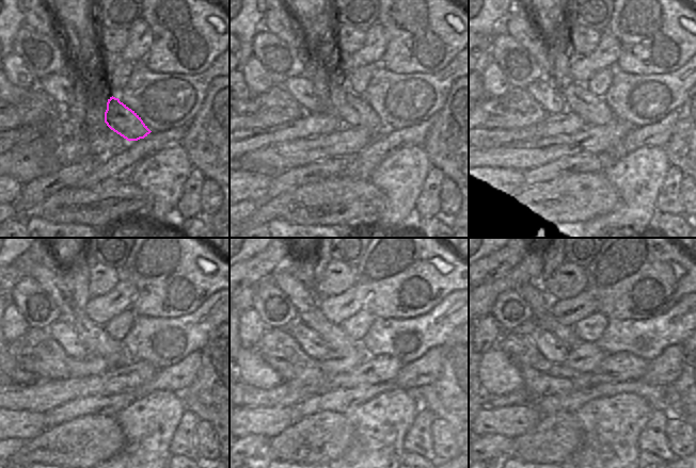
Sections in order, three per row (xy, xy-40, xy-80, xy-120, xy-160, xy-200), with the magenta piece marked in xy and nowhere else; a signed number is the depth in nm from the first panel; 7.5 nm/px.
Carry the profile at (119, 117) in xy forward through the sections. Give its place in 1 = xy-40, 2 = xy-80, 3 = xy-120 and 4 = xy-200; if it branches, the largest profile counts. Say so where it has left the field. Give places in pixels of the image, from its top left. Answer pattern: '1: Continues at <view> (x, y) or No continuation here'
1: Continues at xy-40 (353, 111)
2: Continues at xy-80 (594, 111)
3: Continues at xy-120 (50, 277)
4: Continues at xy-200 (540, 302).

